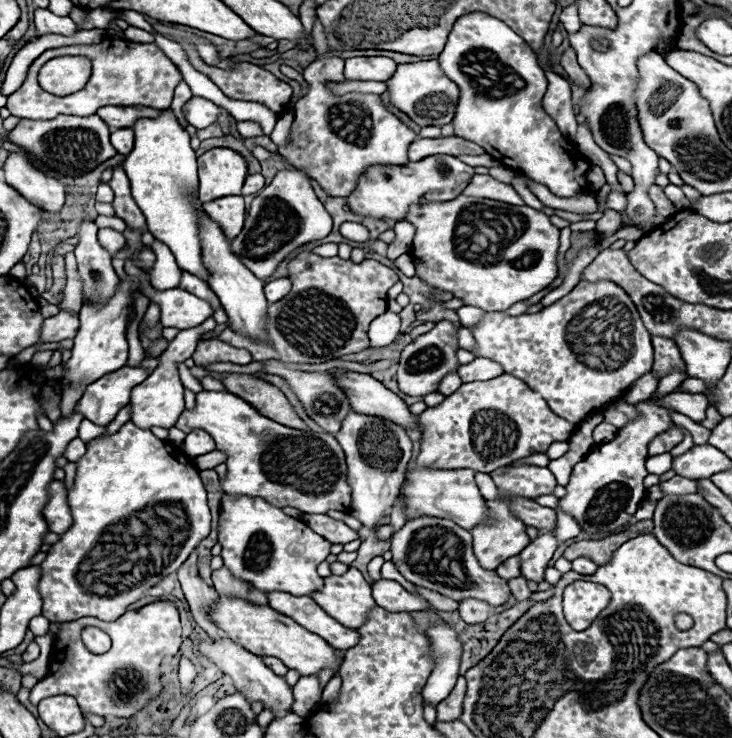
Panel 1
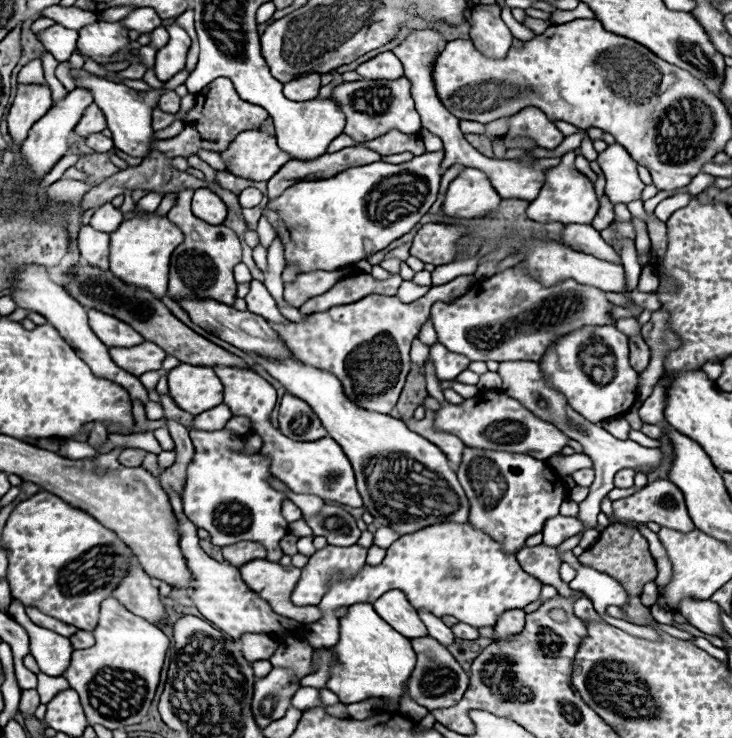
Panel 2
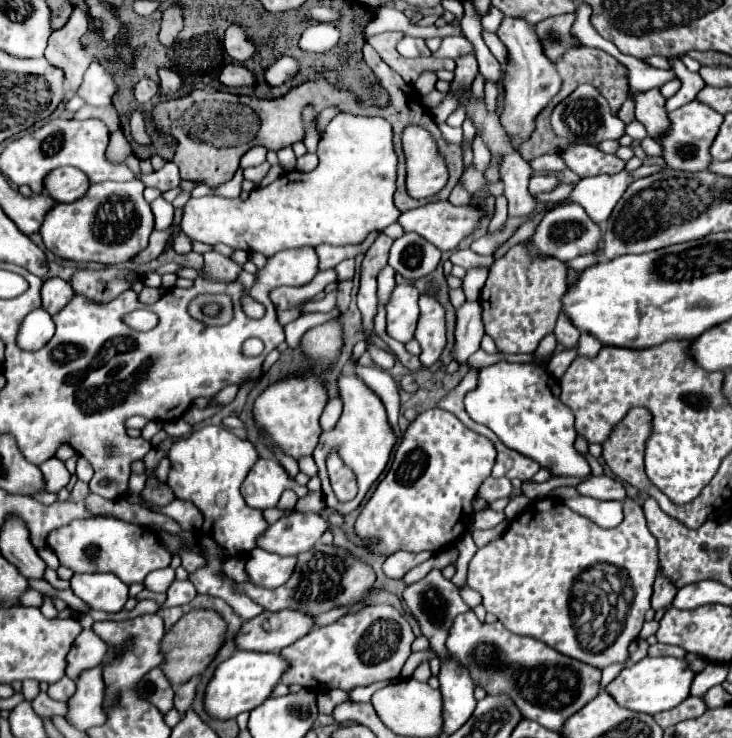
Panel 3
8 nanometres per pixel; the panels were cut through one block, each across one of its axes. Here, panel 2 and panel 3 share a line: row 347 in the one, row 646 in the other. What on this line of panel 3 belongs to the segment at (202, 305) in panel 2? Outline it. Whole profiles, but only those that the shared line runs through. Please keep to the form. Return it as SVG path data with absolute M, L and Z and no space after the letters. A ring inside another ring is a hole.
M298 610L264 612L242 624L234 638L238 650L276 652L310 632L314 620Z

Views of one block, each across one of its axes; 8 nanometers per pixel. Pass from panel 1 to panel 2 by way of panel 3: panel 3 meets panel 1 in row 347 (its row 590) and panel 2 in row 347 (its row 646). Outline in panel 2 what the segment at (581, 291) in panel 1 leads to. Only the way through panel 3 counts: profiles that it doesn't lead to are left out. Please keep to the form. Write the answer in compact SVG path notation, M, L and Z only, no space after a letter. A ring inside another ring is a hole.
M590 326L560 338L540 360L540 368L546 380L560 390L568 404L588 418L590 422L602 422L612 416L620 416L630 410L636 400L638 372L628 360L628 336L610 326Z

